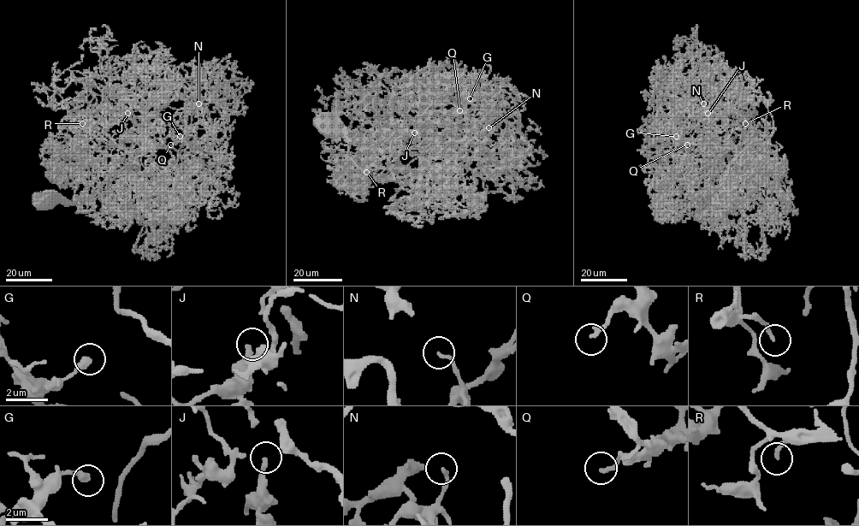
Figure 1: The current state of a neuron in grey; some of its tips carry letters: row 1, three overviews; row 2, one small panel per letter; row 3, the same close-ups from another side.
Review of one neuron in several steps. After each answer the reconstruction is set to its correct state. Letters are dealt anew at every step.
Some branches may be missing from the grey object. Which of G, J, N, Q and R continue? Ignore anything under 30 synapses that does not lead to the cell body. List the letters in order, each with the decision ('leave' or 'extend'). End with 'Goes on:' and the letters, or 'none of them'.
G: leave
J: leave
N: leave
Q: leave
R: leave
Goes on: none of them

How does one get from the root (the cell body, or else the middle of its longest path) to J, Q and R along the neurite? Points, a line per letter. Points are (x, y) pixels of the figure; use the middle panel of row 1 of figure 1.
J: (326, 127), (379, 180), (426, 165), (431, 145), (418, 130), (430, 124), (404, 127), (414, 132)
Q: (326, 127), (371, 177), (393, 180), (457, 140), (485, 140), (488, 97), (465, 120), (459, 110)
R: (326, 127), (379, 180), (416, 174), (447, 148), (437, 144), (402, 169), (366, 172)

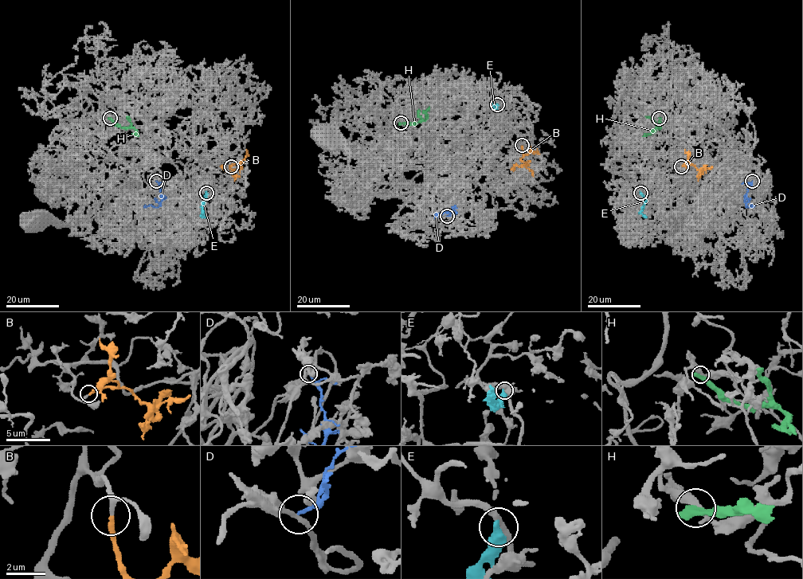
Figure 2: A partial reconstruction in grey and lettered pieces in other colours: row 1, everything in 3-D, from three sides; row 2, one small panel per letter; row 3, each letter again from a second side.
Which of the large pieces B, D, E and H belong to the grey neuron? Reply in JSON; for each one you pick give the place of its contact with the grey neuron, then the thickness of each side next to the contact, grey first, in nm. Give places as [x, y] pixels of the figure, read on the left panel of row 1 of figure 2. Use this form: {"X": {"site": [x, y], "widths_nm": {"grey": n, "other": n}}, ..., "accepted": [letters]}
{"B": {"site": [231, 166], "widths_nm": {"grey": 170, "other": 240}}, "accepted": ["B"]}

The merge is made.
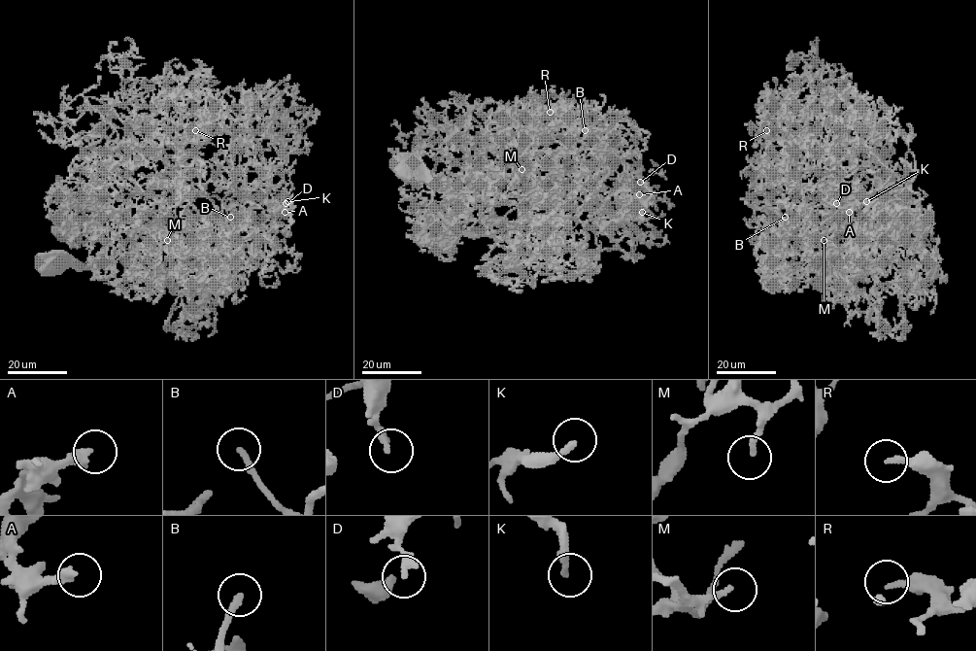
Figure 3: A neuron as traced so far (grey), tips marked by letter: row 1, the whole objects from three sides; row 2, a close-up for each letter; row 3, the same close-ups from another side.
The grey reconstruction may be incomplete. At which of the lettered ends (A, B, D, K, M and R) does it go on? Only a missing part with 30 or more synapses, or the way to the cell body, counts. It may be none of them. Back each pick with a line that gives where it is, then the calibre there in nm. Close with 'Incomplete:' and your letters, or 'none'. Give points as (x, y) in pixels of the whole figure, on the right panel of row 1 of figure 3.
B: (785, 217) | 240 nm
M: (824, 240) | 200 nm
R: (766, 130) | 240 nm
Incomplete: B, M, R

